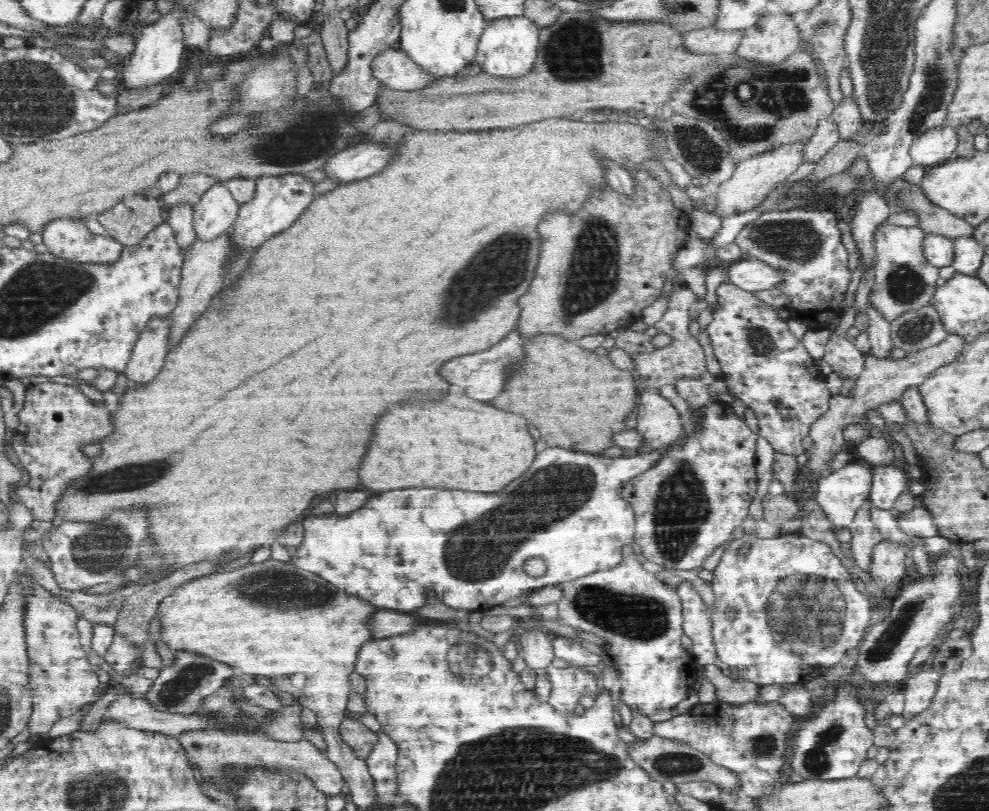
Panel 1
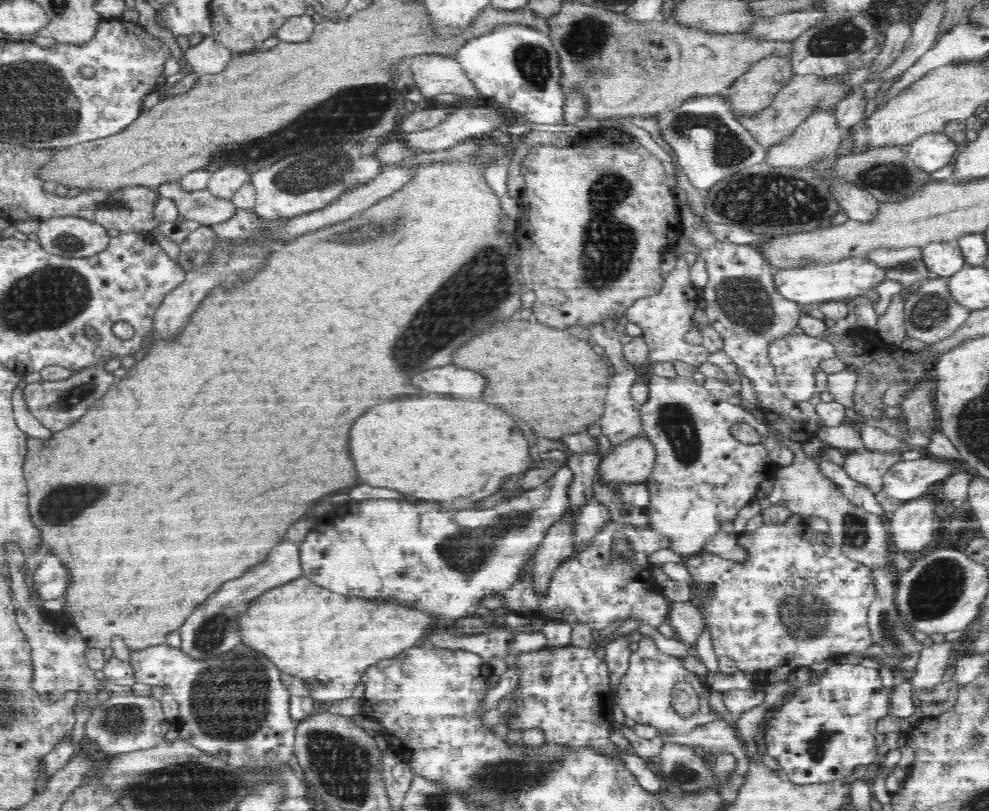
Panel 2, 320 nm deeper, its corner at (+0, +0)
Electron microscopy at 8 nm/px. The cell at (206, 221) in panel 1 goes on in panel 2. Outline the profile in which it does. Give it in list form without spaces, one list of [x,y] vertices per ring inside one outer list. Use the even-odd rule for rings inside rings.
[[[228,164],[210,175],[207,189],[220,198],[231,199],[246,182],[251,182],[248,170],[244,166]]]

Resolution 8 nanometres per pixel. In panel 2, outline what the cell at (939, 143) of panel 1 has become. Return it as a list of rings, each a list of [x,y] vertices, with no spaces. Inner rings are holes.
[[[929,133],[912,144],[902,146],[908,157],[921,171],[932,174],[955,161],[958,146],[946,134]]]

